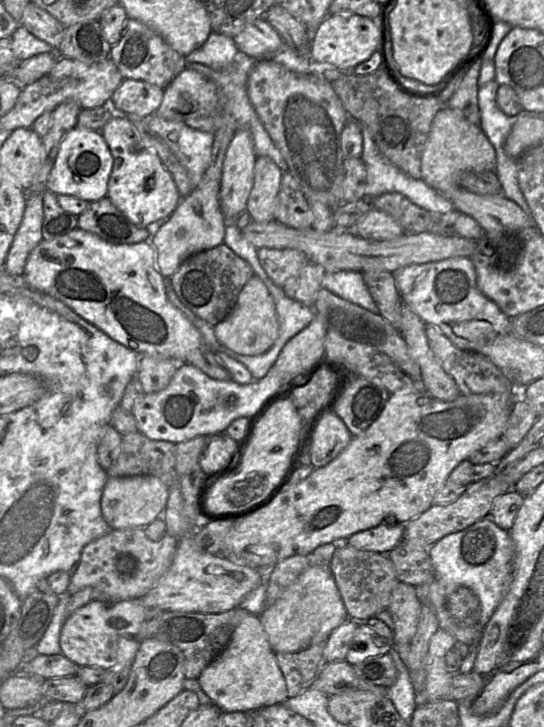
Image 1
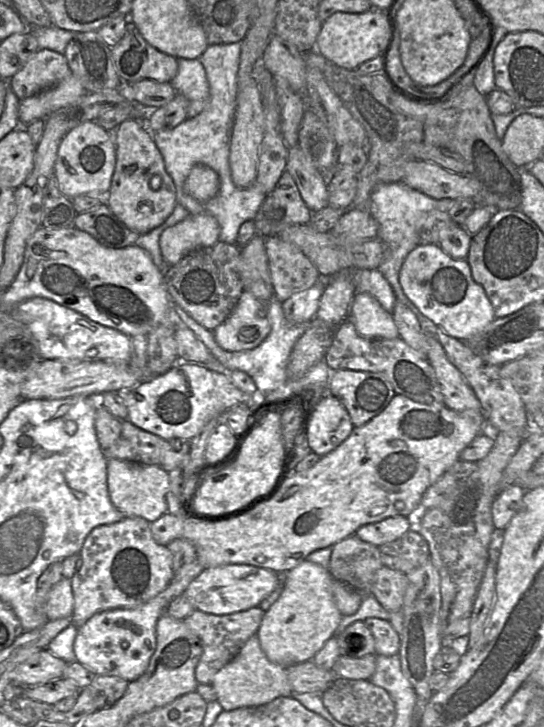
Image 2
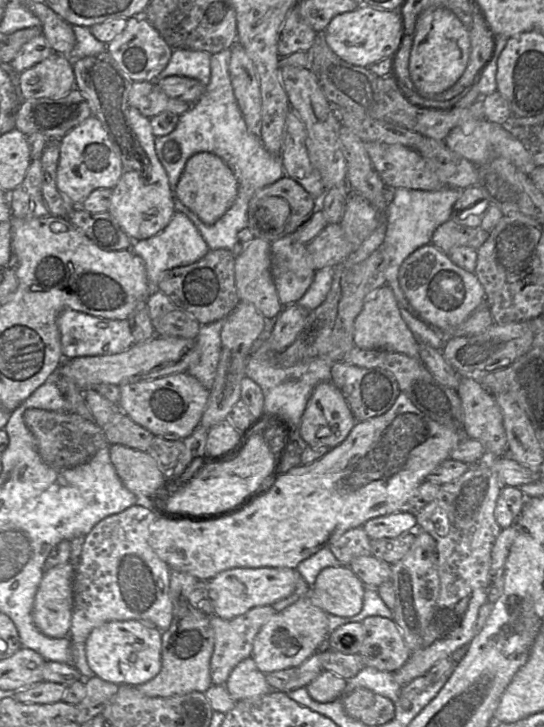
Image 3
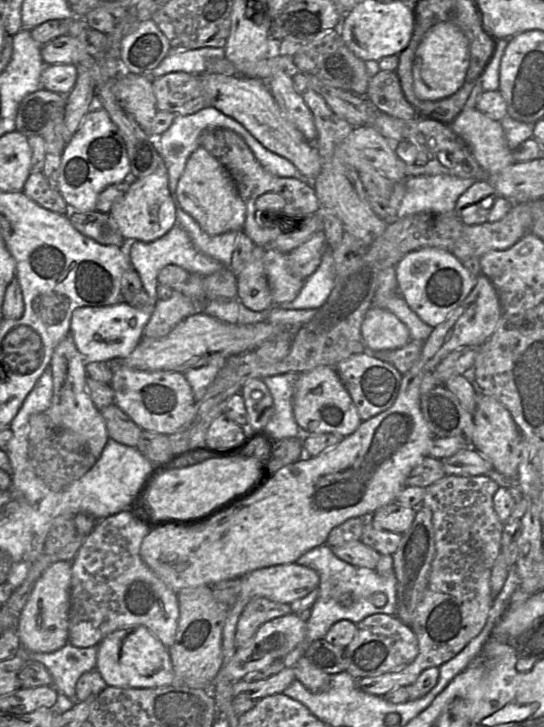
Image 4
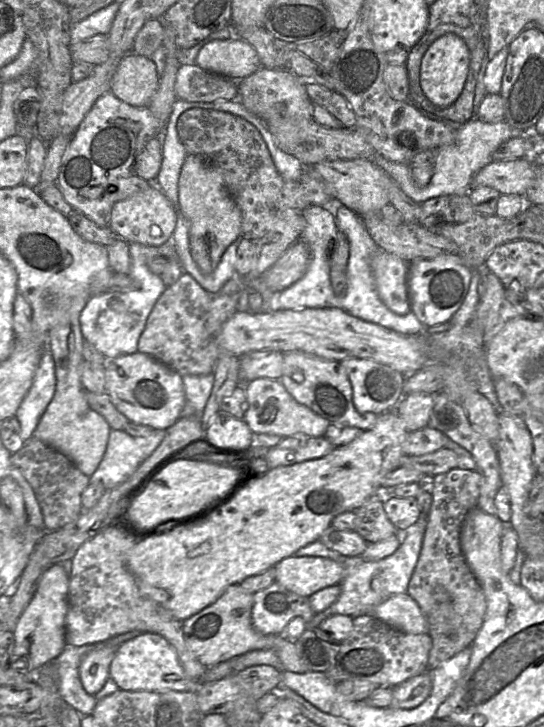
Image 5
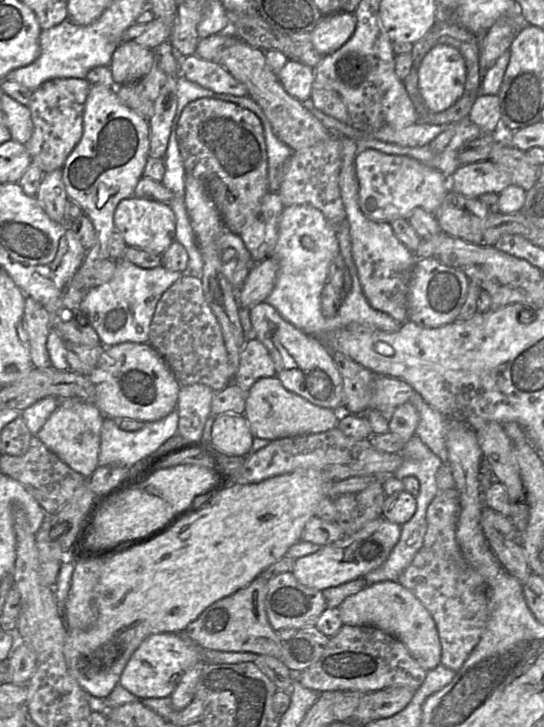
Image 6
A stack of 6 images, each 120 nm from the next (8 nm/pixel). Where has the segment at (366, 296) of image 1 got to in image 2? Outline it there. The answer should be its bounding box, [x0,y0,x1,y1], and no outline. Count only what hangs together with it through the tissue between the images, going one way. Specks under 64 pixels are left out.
[354,269,397,313]

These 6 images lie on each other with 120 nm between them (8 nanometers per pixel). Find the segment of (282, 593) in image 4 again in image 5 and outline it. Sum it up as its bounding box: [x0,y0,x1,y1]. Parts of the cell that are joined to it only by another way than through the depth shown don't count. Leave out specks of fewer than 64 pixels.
[275,557,345,597]

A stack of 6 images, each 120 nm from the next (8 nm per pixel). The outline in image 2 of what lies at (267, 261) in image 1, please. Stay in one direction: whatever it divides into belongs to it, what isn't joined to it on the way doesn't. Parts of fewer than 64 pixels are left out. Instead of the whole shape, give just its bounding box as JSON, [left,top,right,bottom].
[266,236,320,302]

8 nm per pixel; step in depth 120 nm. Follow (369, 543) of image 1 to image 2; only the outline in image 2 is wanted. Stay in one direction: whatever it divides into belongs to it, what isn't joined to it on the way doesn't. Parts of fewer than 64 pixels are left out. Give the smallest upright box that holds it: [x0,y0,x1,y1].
[355,516,410,547]

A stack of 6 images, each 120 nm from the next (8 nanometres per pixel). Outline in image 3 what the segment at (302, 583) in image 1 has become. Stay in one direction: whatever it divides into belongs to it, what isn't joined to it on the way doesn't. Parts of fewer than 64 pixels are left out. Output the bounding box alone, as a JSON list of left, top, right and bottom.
[251,593,327,674]

